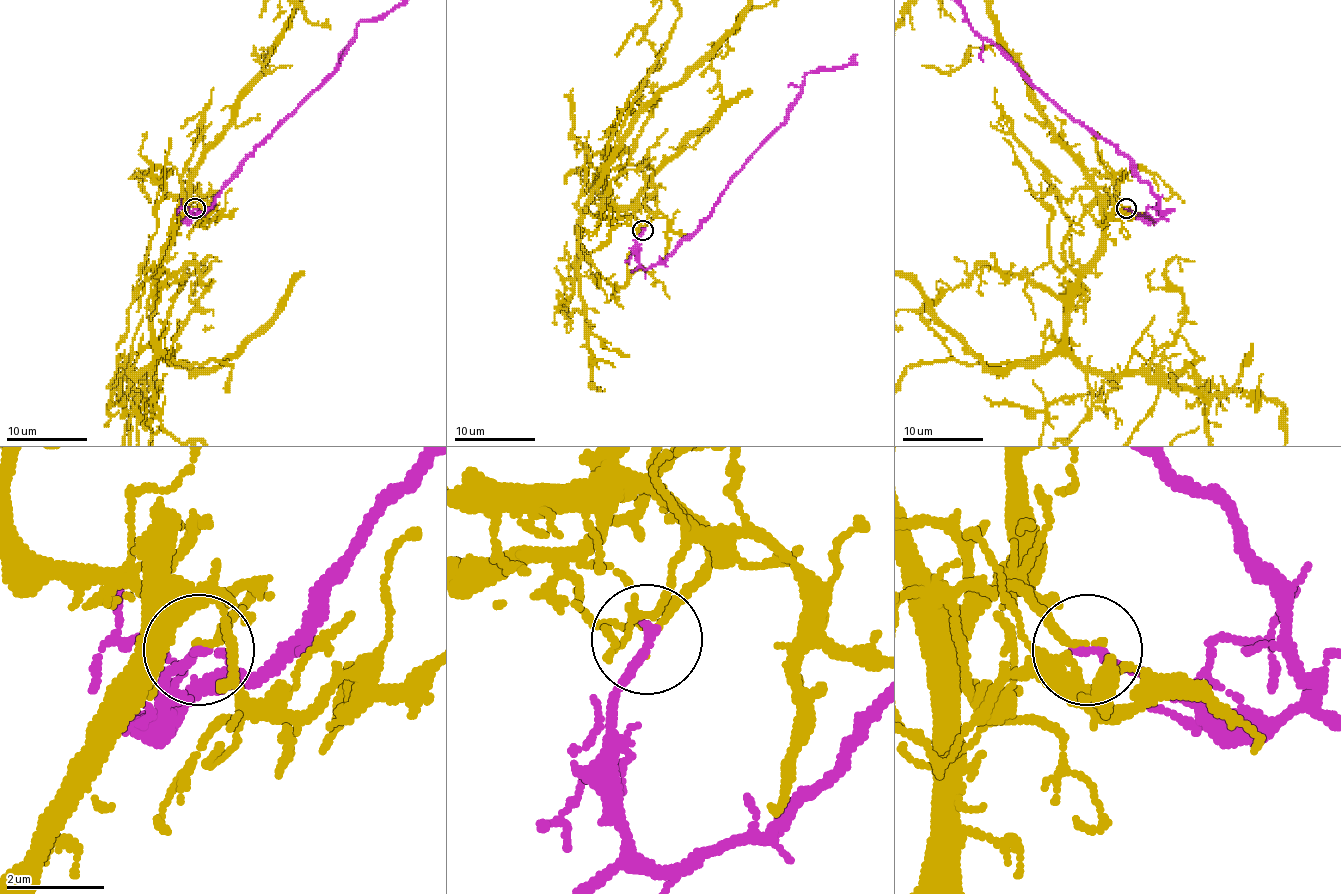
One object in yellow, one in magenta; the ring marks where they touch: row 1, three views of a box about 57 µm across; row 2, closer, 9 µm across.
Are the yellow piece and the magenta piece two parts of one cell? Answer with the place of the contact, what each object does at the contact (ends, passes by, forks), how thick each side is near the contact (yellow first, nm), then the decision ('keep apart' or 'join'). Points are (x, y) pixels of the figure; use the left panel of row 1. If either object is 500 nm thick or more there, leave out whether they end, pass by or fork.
(194, 208) | yellow ends | magenta ends | 180/220 nm | join

